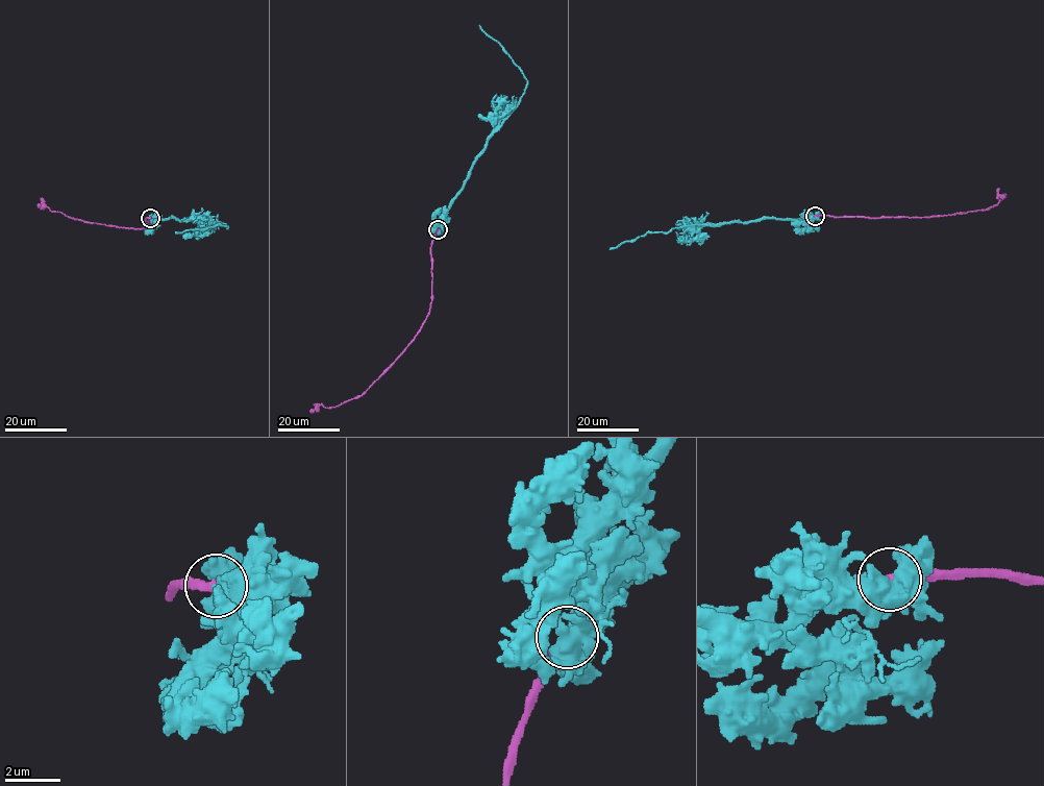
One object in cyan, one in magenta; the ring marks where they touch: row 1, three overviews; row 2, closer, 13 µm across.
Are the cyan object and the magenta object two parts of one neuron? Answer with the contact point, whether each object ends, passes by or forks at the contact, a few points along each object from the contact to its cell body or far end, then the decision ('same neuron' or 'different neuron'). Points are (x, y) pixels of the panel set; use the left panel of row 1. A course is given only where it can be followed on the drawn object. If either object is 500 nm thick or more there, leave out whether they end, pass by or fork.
(150, 218) | cyan via (150, 218), (154, 222), (173, 217), (198, 222), (216, 221), (228, 227), (217, 224), (175, 234) | magenta via (150, 218), (145, 220), (151, 227), (109, 226), (69, 217), (36, 204) | same neuron

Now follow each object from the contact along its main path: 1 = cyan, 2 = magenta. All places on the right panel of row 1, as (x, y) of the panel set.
1: (814, 216), (802, 221), (763, 218), (714, 226), (689, 225), (667, 232), (646, 232), (610, 249)
2: (814, 216), (926, 217), (962, 214), (984, 211), (1005, 195)

